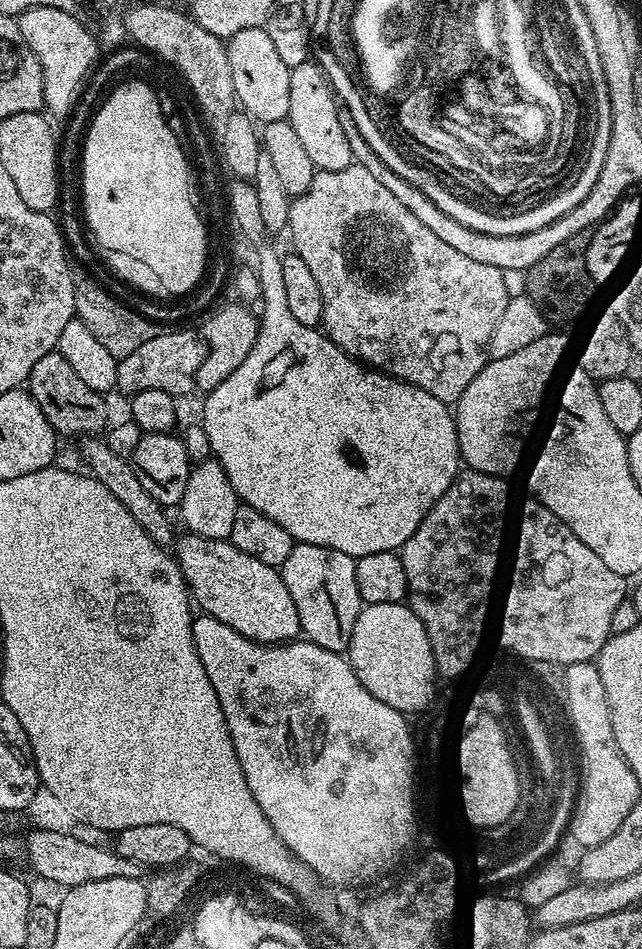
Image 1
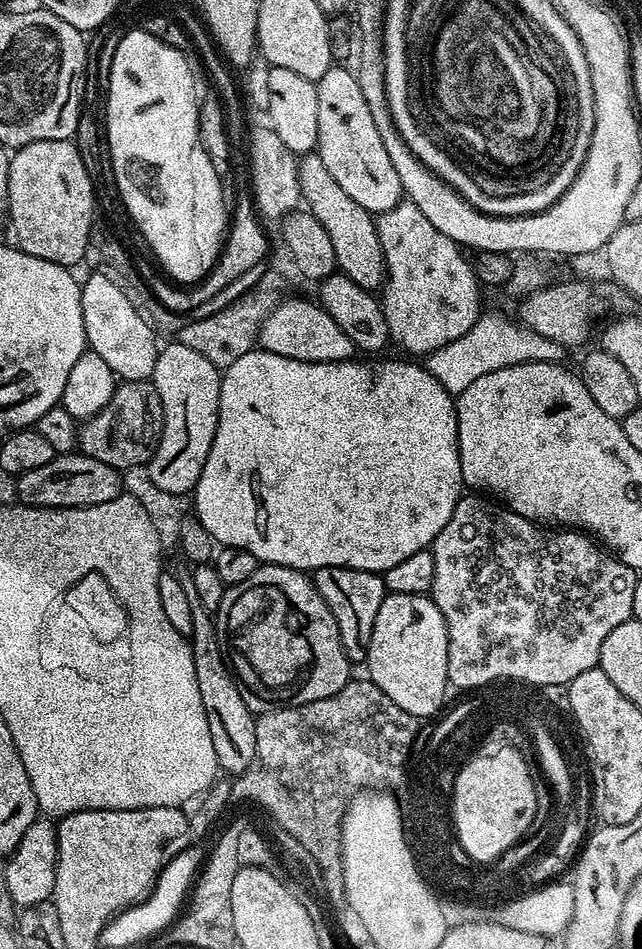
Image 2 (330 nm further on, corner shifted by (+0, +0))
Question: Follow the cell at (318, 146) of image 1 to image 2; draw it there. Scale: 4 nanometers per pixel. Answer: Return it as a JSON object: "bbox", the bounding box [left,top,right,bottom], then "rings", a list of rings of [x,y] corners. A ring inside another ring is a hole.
{"bbox":[315,66,404,214],"rings":[[[334,66],[322,74],[320,80],[315,81],[318,94],[318,142],[315,151],[319,152],[326,170],[338,181],[338,186],[358,202],[367,212],[379,214],[390,210],[395,204],[400,203],[404,196],[402,182],[398,182],[398,173],[394,171],[394,165],[390,163],[390,157],[386,154],[382,137],[378,135],[378,129],[374,126],[370,110],[366,107],[366,97],[356,81],[355,71],[348,72],[340,66]]]}

